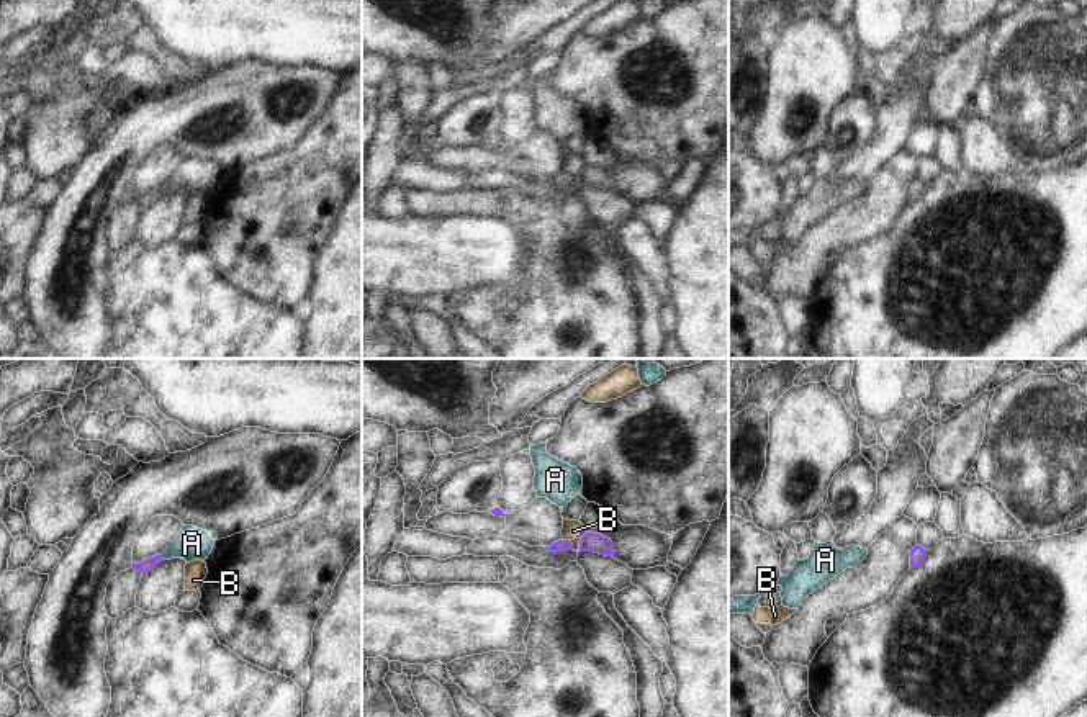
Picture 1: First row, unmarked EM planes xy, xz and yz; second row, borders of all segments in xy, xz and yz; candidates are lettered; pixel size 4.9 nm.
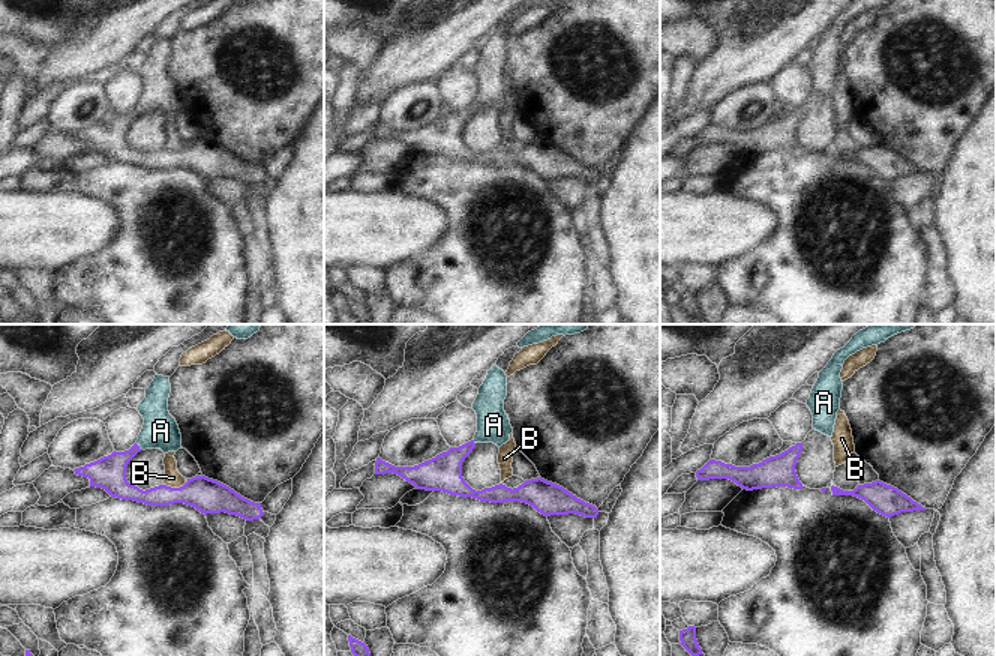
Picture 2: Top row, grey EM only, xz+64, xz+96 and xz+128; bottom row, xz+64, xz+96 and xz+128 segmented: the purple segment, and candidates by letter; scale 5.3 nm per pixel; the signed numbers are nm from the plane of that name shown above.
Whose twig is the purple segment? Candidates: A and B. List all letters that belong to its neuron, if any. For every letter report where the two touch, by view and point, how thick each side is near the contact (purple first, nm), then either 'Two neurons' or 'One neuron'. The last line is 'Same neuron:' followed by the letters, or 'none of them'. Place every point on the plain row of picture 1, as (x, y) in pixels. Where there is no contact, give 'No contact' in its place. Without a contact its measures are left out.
A: Touches purple at xy (159, 190). Thickness 70 nm (purple) against 160 nm. One neuron
B: Touches purple at xz (580, 175). Thickness 100 nm (purple) against 100 nm. Two neurons
Same neuron: A.

